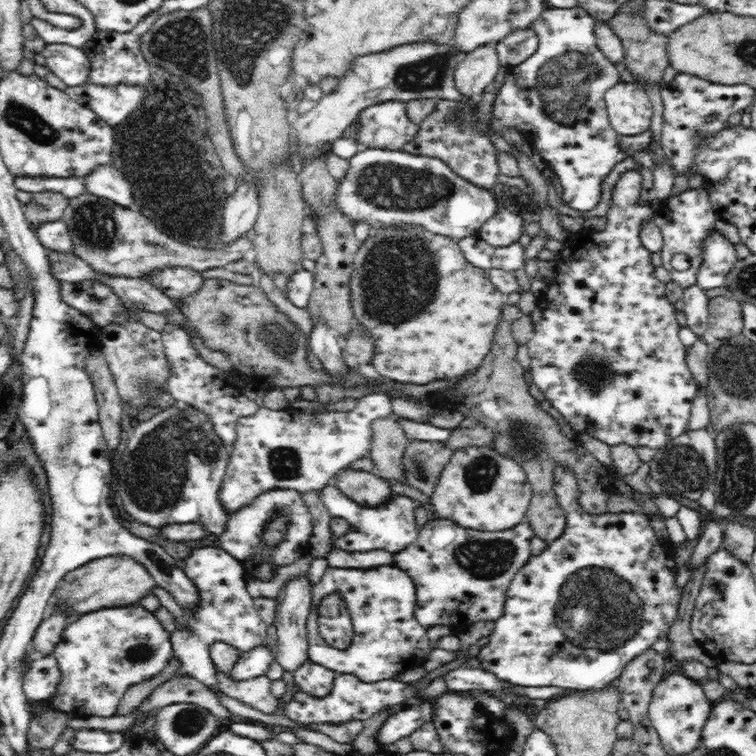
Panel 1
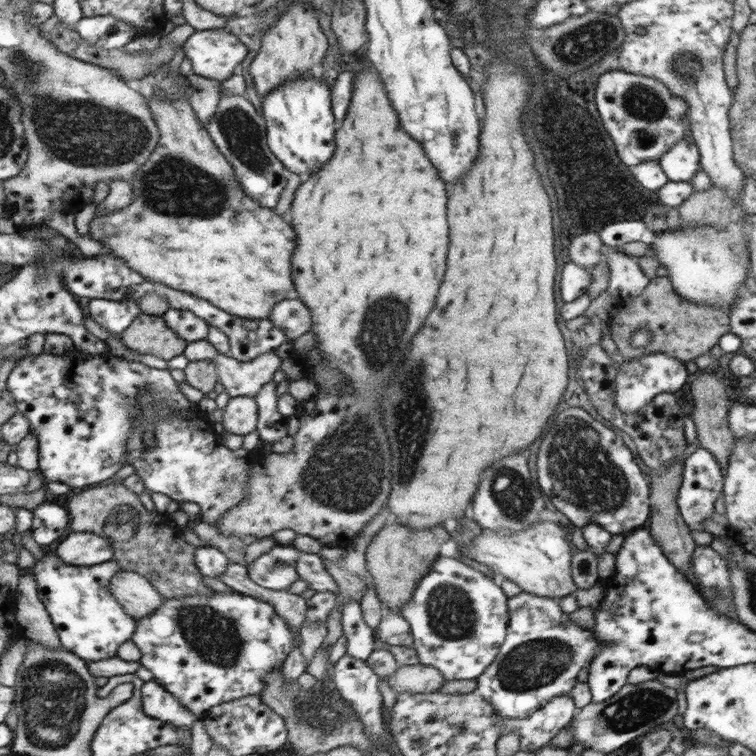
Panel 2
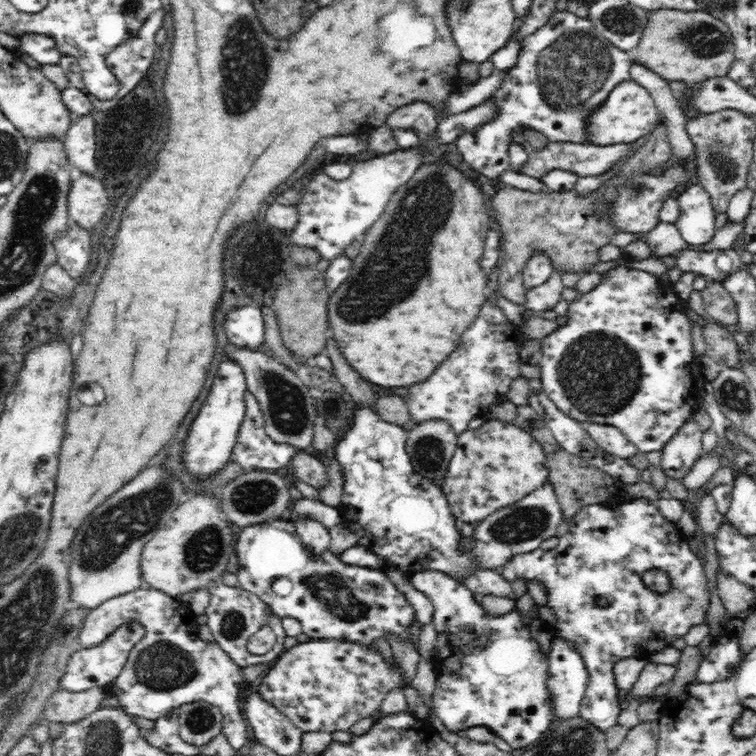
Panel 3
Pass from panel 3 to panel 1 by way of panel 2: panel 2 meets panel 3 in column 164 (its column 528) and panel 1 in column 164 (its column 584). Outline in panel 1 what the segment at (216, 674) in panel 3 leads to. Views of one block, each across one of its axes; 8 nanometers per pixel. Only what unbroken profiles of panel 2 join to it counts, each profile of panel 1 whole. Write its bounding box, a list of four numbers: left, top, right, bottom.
[33,603,173,719]

